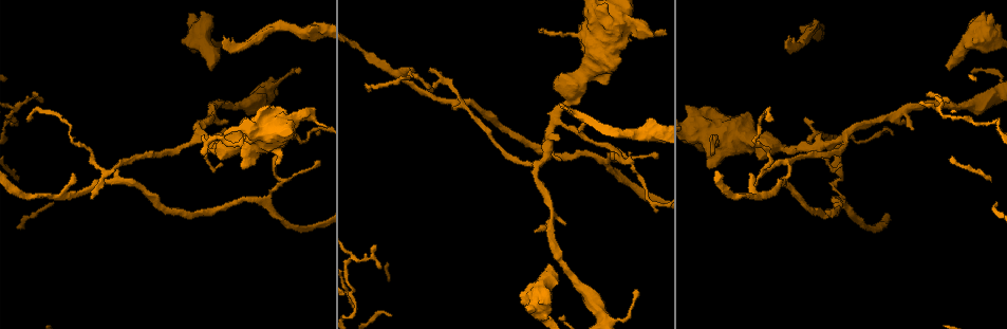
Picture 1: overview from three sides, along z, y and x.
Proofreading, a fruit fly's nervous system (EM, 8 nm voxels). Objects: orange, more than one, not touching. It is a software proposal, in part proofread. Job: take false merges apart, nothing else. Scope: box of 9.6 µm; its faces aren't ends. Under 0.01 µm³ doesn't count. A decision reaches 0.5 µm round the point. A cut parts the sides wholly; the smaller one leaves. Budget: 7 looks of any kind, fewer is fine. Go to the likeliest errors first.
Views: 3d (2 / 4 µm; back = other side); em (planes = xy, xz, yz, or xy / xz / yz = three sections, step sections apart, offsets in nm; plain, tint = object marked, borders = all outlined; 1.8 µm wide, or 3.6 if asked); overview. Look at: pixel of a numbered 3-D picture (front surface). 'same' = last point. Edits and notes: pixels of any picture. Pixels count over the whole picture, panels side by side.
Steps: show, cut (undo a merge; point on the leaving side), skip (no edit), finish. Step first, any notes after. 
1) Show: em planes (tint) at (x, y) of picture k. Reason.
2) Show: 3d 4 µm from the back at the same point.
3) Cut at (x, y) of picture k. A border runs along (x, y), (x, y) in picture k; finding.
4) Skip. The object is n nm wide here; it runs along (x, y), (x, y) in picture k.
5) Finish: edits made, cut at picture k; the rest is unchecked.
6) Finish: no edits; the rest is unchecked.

Show: em yz step 4 (tint) at (954, 60) of picture 1. Calibre changes.

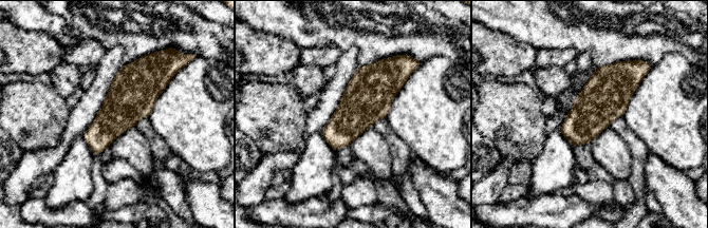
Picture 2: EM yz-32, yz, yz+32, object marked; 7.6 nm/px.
Show: em planes (tint) at the same point.

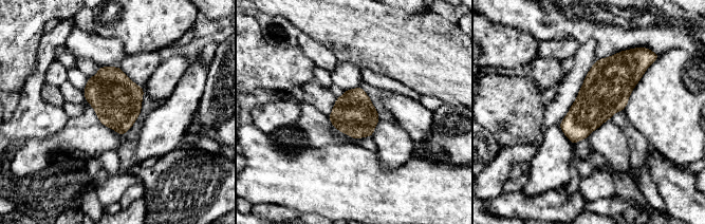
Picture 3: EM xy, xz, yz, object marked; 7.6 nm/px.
Skip. All the same neuron.

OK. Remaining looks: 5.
Show: em planes (tint) at (620, 155) of picture 1. Three-way junction.

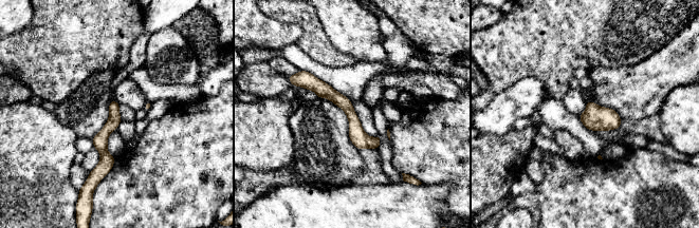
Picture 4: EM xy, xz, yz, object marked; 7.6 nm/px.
Skip. It runs along (298, 81), (336, 97), (375, 146) in picture 4; one neuron here.

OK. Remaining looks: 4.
Show: 3d 4 µm at (993, 123) of picture 1. Sharp bend.

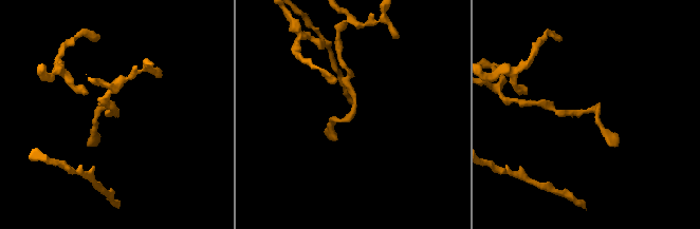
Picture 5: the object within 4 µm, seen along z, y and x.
Show: em xz step 8 (tint) at (355, 111) of picture 5. Shape alone is not enough.

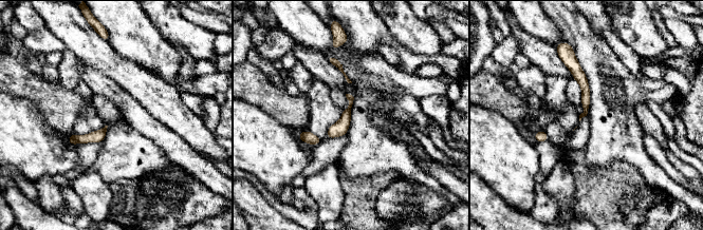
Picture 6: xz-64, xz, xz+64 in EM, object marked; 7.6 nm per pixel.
Skip. It runs along (570, 58), (585, 87), (586, 108) in picture 6; all the same neuron.

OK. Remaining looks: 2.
Finish: no edits; the rest is unchecked.

